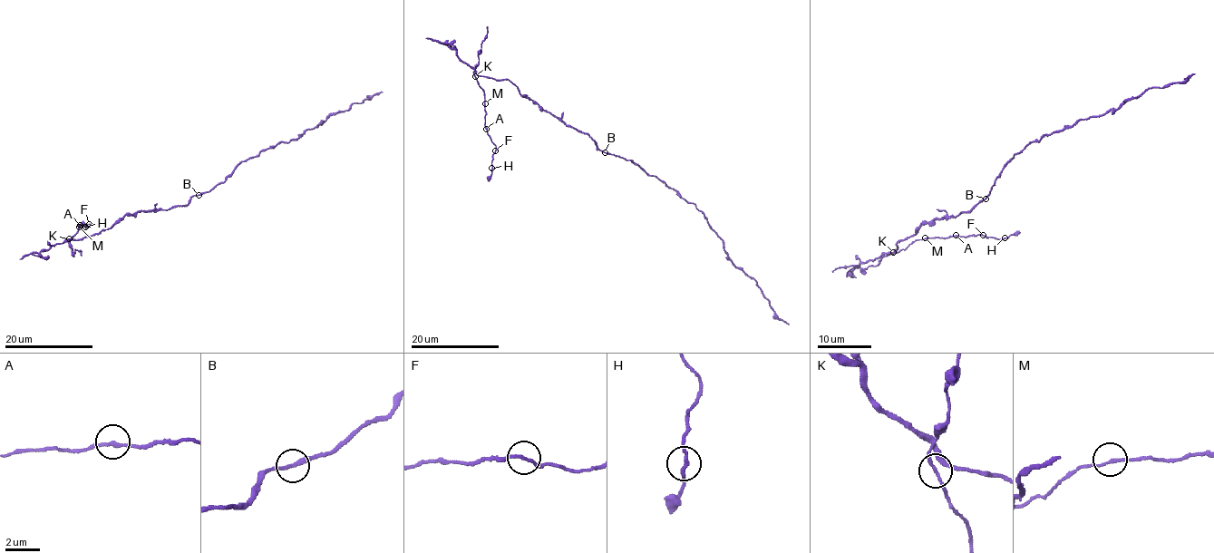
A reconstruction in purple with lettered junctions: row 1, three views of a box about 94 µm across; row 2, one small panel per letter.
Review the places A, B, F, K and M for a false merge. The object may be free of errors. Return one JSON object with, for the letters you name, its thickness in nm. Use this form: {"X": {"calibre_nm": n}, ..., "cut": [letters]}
{"cut": []}

